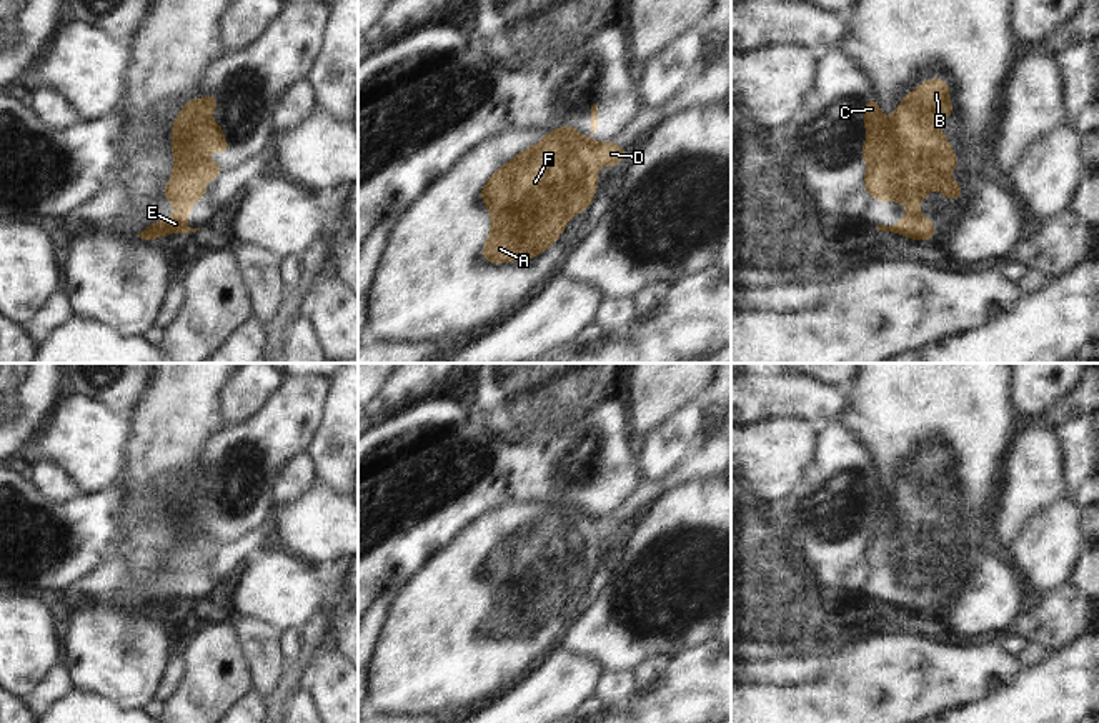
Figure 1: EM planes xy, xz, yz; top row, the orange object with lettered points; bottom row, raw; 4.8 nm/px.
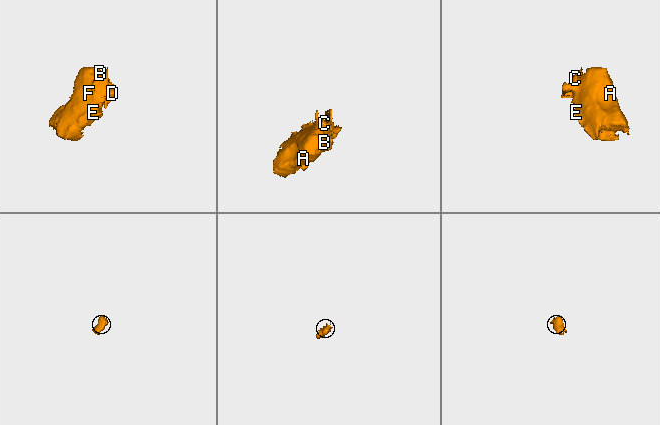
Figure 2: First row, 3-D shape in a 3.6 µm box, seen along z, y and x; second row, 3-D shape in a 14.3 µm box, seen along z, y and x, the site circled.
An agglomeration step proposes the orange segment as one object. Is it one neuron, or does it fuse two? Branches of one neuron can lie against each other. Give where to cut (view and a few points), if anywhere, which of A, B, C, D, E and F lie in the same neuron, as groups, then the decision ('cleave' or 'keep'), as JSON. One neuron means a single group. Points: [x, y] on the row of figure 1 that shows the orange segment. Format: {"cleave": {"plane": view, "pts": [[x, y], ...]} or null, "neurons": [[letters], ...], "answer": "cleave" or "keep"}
{"cleave": {"plane": "yz", "pts": [[886, 120], [881, 149], [871, 165], [865, 187]]}, "neurons": [["A", "B", "E", "F"], ["C", "D"]], "answer": "cleave"}

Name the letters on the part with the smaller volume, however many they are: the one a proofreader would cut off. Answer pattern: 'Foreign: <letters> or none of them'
Foreign: C, D

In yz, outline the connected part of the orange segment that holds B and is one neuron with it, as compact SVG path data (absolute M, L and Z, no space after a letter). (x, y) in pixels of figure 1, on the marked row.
M929 78L903 98L886 120L881 150L868 175L873 200L903 202L908 215L898 225L874 230L934 242L934 222L919 215L919 203L934 187L944 198L962 198L964 190L947 175L959 165L937 125L914 125L911 118L951 118L949 87Z

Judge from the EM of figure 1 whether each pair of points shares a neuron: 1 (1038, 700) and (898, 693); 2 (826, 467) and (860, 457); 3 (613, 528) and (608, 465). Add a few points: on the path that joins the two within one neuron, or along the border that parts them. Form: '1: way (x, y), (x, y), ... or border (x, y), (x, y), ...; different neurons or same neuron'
1: border (1018, 675), (1001, 683), (981, 700), (964, 705); different neurons
2: way (835, 467), (851, 463); same neuron
3: way (605, 513), (605, 480); same neuron

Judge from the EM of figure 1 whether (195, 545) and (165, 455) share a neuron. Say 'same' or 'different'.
same

